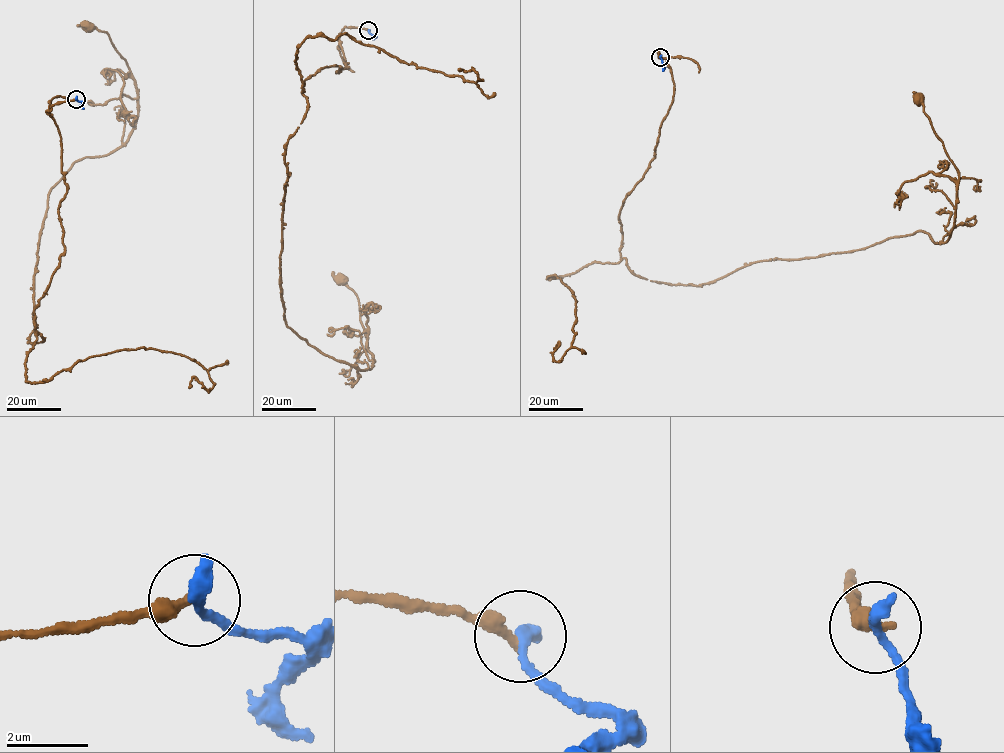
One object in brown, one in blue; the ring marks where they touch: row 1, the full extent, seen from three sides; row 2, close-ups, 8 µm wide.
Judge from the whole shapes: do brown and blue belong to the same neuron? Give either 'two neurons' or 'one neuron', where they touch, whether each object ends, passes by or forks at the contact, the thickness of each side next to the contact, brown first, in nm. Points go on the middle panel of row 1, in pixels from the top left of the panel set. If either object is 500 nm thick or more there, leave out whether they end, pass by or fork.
two neurons; at (368, 30); brown ends there; blue ends there; 360 nm thick on the brown side, 360 nm on the other

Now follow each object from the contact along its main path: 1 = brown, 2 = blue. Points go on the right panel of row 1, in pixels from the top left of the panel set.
1: (660, 57), (673, 101), (621, 208), (619, 252), (673, 284), (921, 231), (947, 241), (958, 174), (920, 98)
2: (660, 57), (663, 71)

